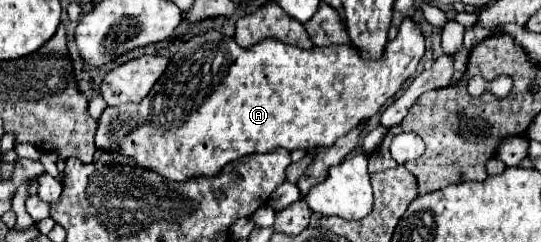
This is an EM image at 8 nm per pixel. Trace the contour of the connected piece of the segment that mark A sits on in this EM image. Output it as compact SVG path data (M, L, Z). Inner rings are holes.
M408 18L400 24L394 42L388 42L378 60L360 56L354 46L314 46L302 50L284 44L276 38L266 38L258 44L242 48L234 38L216 28L208 28L188 42L170 58L164 76L154 84L138 104L108 106L96 130L96 148L116 150L132 156L138 166L152 168L164 178L182 182L194 176L214 176L228 162L254 152L272 152L274 148L310 150L314 146L330 146L336 138L350 132L364 118L374 116L416 72L416 66L426 50L424 32Z

